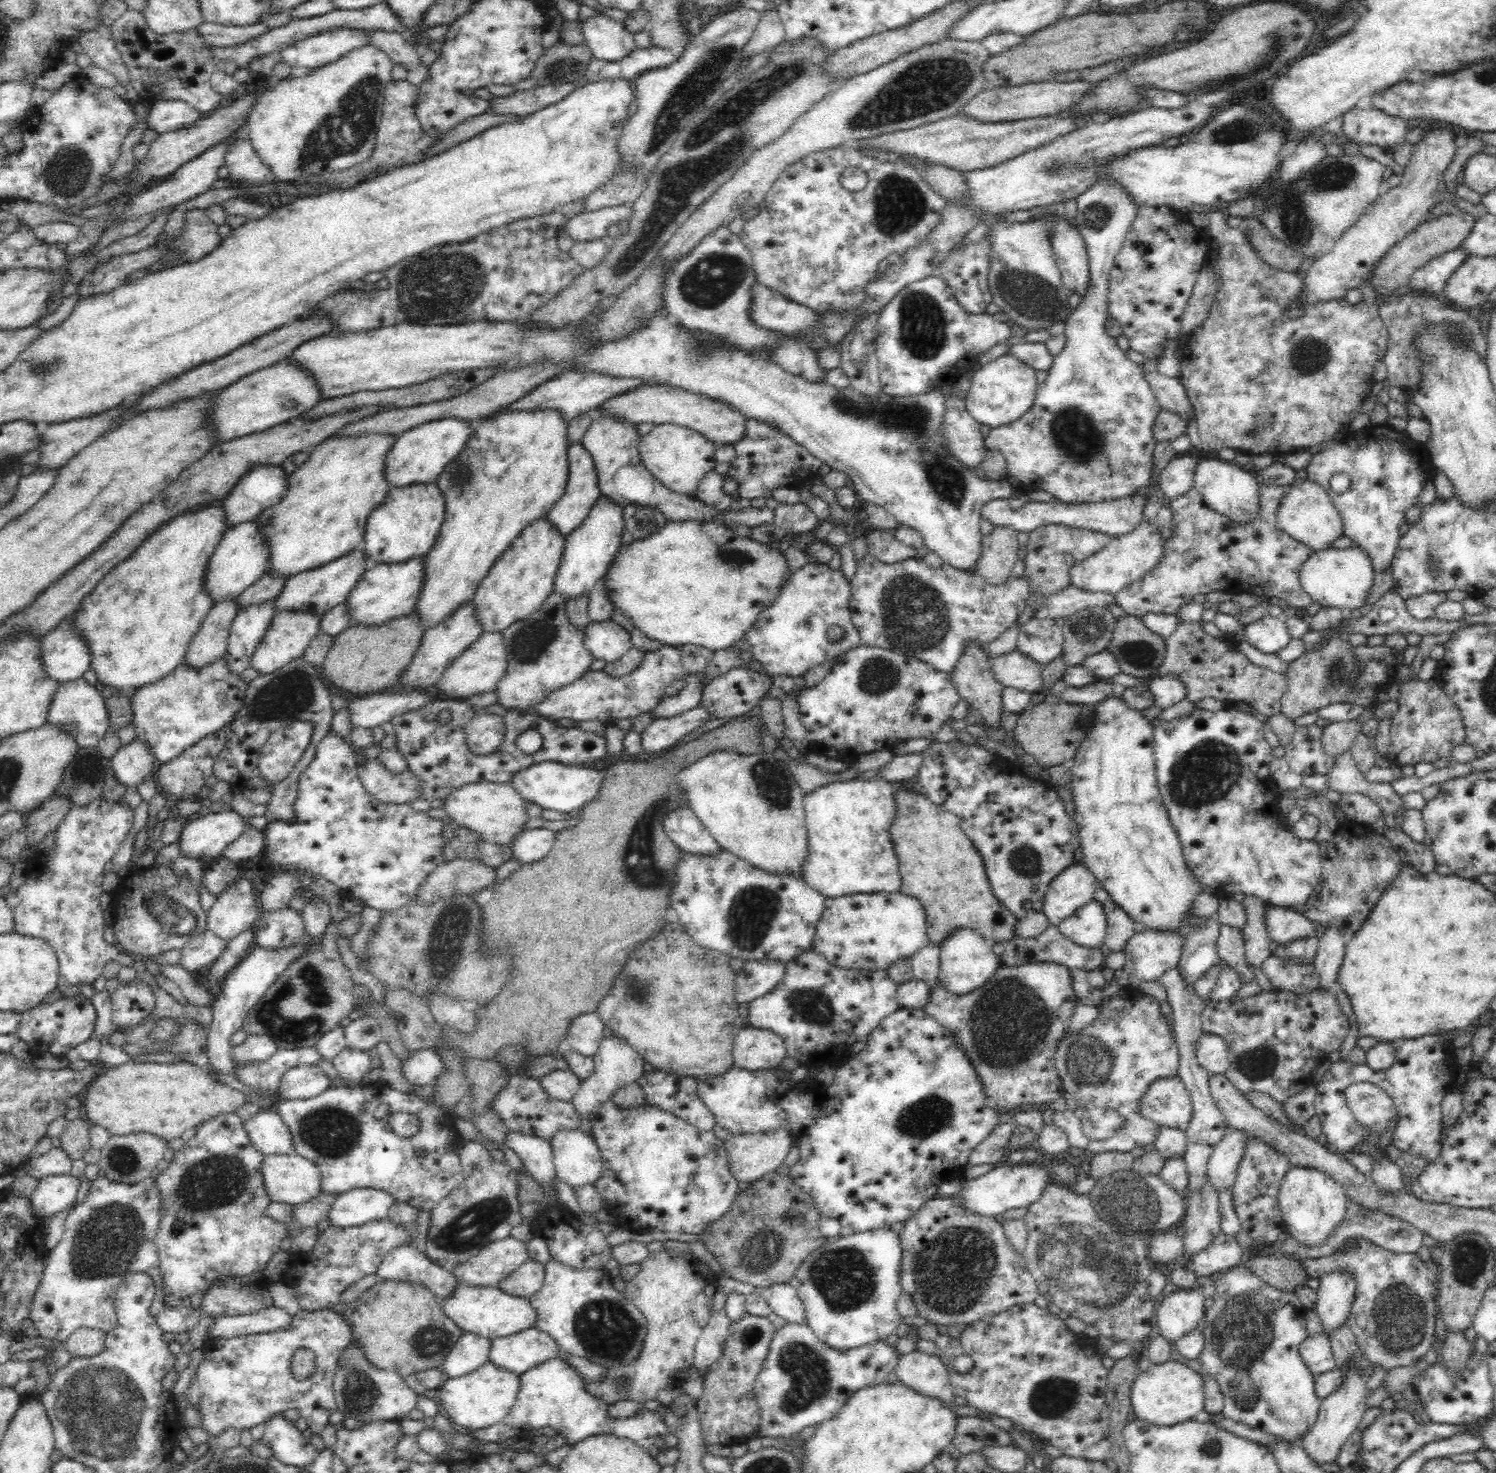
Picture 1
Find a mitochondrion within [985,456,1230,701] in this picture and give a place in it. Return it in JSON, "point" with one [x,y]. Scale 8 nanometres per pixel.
{"point":[1090,627]}

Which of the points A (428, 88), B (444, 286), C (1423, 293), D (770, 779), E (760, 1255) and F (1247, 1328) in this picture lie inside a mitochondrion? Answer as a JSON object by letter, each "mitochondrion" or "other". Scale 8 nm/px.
{"A":"other","B":"mitochondrion","C":"other","D":"mitochondrion","E":"mitochondrion","F":"mitochondrion"}

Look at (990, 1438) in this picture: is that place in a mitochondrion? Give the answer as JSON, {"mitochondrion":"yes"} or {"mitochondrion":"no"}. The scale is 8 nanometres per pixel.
{"mitochondrion":"no"}

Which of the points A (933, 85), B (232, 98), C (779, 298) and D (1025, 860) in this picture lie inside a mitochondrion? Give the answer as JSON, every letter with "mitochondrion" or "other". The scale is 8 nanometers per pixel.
{"A":"mitochondrion","B":"other","C":"other","D":"mitochondrion"}

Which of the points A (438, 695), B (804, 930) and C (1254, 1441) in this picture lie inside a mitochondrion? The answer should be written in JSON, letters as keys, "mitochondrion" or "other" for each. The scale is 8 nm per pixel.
{"A":"other","B":"other","C":"other"}

